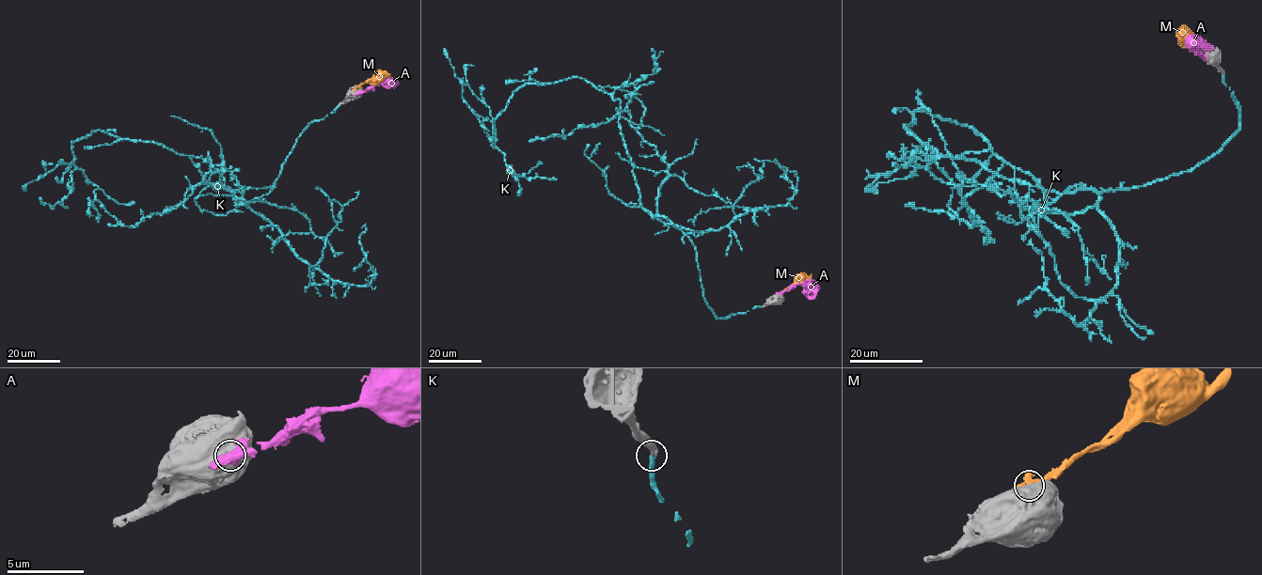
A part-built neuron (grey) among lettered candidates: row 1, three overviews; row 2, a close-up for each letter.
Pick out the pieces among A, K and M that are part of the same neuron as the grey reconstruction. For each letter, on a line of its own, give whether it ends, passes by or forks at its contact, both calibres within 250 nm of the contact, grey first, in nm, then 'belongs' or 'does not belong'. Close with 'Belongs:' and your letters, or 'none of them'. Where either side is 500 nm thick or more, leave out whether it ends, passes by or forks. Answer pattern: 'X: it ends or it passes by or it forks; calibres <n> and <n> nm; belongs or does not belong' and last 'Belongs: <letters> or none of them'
A: calibres 950 and 600 nm; does not belong
K: it ends; calibres 320 and 380 nm; belongs
M: calibres 850 and 440 nm; does not belong
Belongs: K

